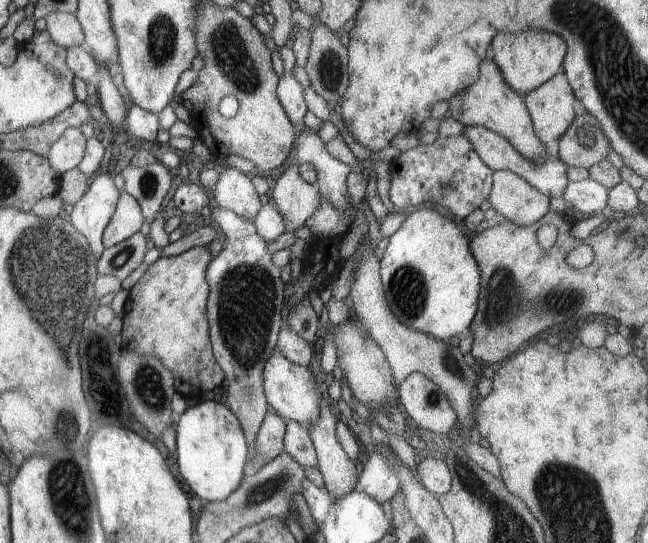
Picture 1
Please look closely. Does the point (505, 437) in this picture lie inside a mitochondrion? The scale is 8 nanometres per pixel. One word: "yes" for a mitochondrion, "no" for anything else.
no

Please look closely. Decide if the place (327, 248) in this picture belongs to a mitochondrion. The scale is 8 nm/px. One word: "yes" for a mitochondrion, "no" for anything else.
no

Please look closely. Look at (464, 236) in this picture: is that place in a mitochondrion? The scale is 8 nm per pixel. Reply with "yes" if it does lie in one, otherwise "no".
no

